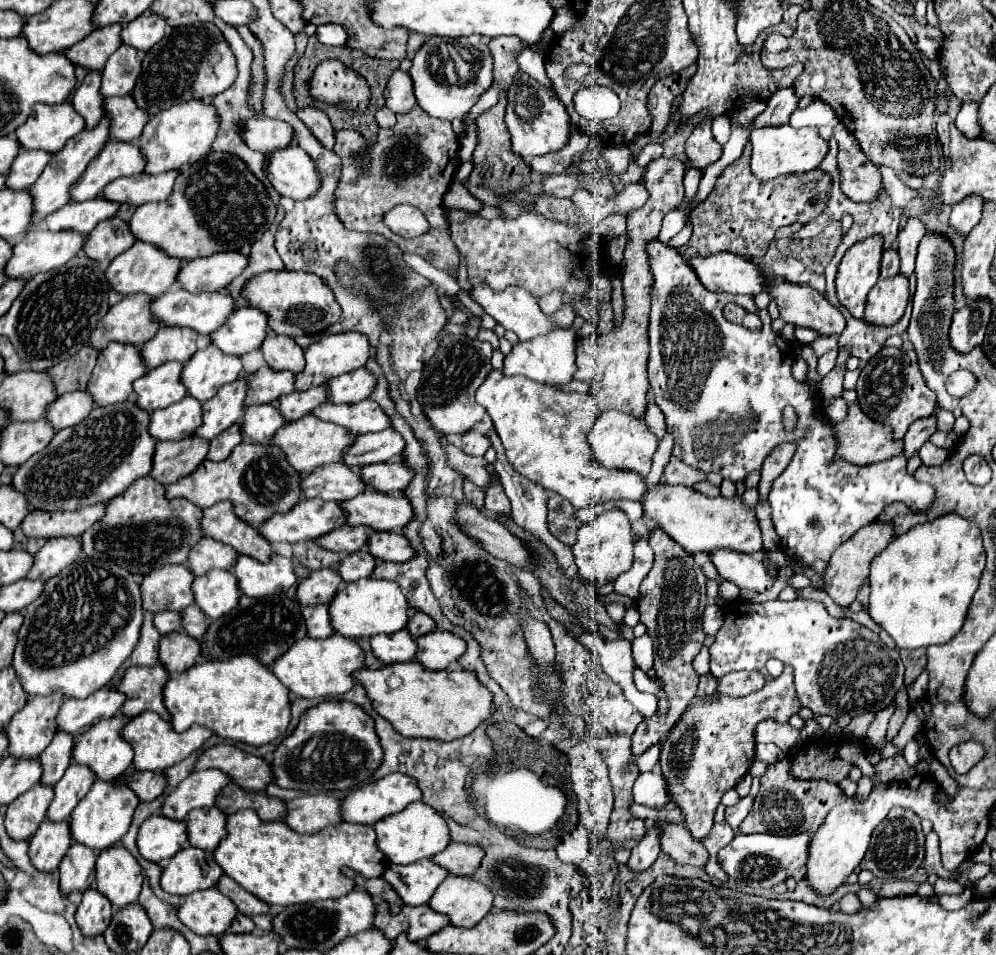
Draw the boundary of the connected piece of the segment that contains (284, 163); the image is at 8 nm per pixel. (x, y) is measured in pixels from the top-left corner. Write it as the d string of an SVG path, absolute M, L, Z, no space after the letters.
M288 146L288 150L270 154L266 174L282 196L296 202L306 200L320 190L320 170L300 146Z

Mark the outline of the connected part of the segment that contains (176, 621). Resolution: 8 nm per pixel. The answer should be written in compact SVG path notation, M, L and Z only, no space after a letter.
M160 612L154 616L154 624L160 634L170 634L182 630L182 614L180 612Z

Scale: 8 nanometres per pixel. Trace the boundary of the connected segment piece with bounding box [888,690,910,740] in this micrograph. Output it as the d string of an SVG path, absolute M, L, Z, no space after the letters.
M900 690L900 694L896 694L896 710L894 710L894 714L892 714L890 722L888 722L888 740L892 740L898 734L898 730L904 724L908 712L910 712L910 708L908 708L908 692Z

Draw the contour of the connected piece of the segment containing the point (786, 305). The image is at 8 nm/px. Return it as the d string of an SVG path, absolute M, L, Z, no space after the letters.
M780 280L770 282L770 296L780 308L784 322L794 326L808 326L822 336L842 334L846 320L820 292L808 286L794 286Z

